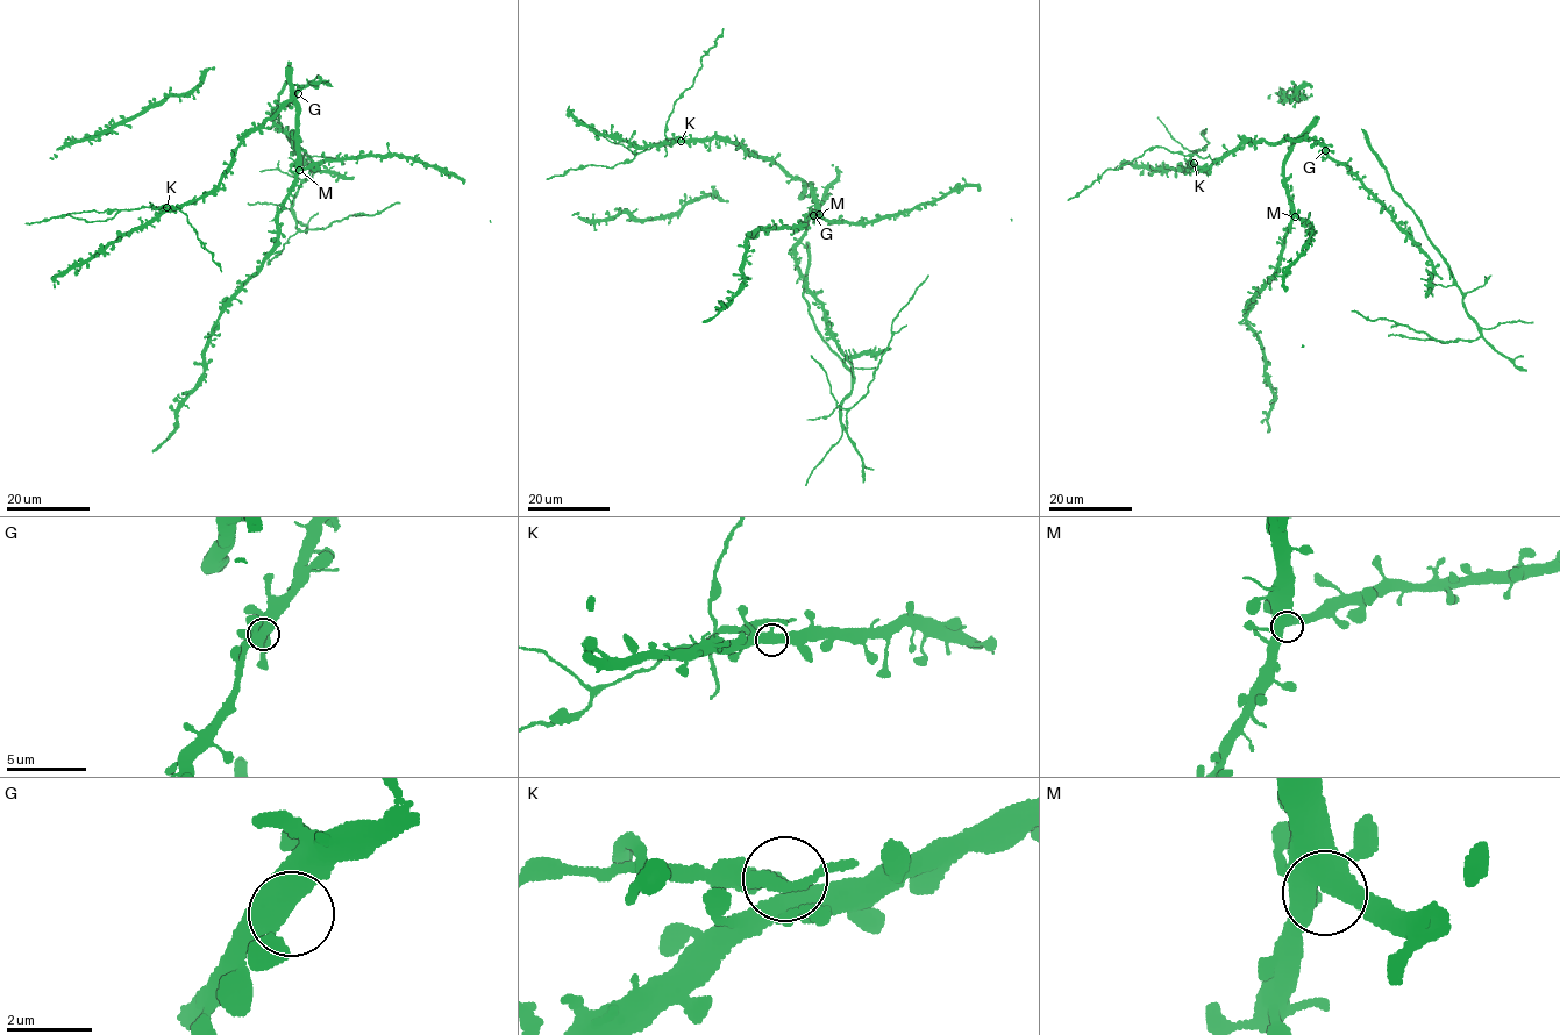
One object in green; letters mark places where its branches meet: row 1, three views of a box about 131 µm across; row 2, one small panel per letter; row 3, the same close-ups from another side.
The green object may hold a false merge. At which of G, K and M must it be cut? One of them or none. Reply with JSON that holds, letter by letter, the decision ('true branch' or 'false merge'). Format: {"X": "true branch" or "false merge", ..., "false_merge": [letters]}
{"G": "true branch", "K": "false merge", "M": "true branch", "false_merge": ["K"]}

